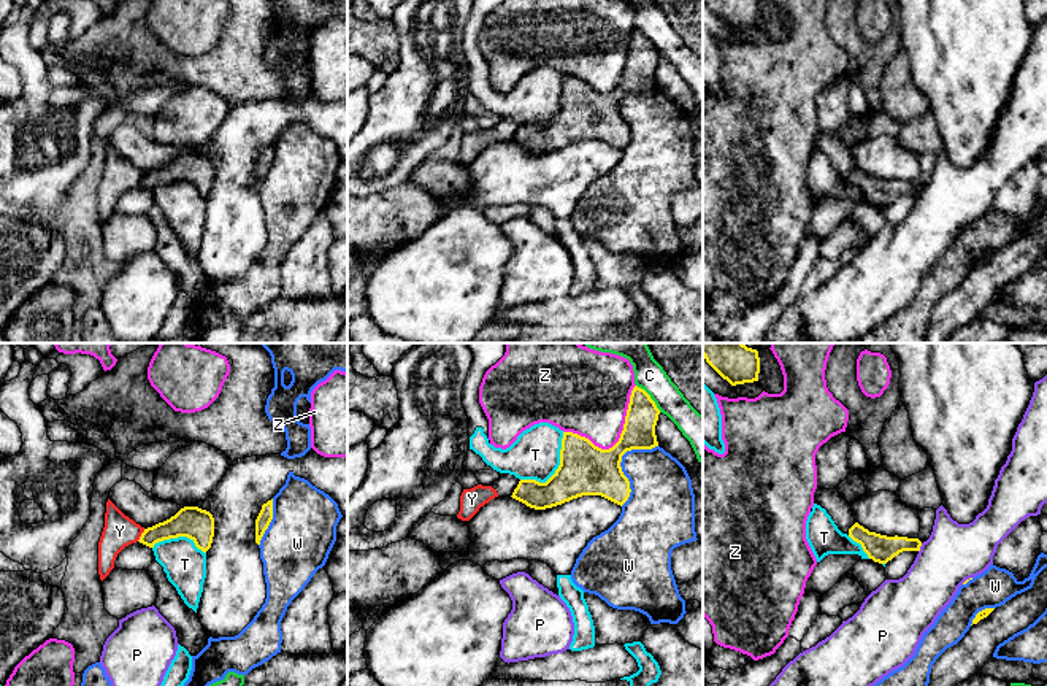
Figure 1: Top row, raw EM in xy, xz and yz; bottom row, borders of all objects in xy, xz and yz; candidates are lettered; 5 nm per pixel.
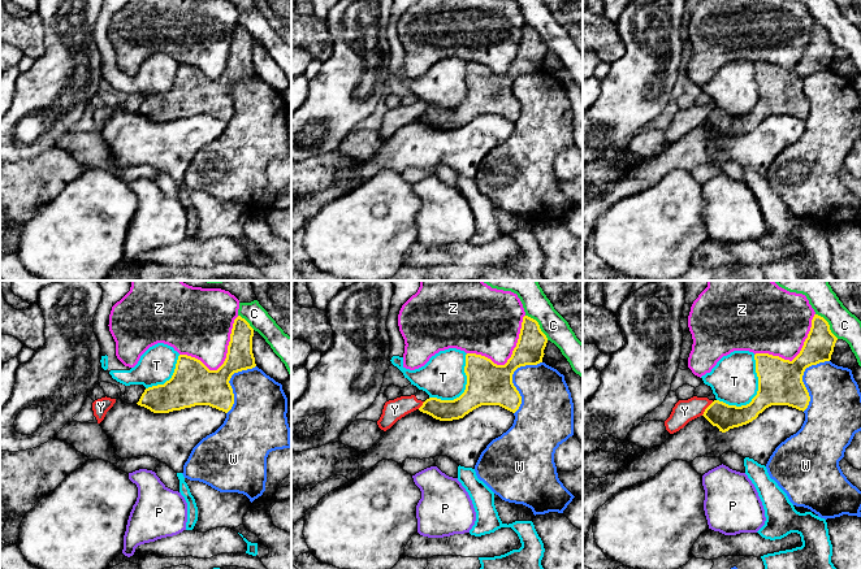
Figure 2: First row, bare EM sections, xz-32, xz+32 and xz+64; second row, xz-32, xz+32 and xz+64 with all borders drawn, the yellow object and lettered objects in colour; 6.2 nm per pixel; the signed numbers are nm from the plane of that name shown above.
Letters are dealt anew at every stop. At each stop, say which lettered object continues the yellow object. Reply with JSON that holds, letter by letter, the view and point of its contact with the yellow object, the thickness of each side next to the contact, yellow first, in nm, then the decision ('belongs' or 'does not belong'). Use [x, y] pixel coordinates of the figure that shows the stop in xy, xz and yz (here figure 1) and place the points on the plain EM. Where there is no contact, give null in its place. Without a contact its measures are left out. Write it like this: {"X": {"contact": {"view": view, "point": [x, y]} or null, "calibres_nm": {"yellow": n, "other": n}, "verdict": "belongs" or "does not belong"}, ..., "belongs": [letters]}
{"C": {"contact": {"view": "xz", "point": [649, 42]}, "calibres_nm": {"yellow": 160, "other": 160}, "verdict": "does not belong"}, "P": {"contact": {"view": "yz", "point": [919, 192]}, "calibres_nm": {"yellow": 140, "other": 300}, "verdict": "does not belong"}, "T": {"contact": {"view": "xz", "point": [557, 113]}, "calibres_nm": {"yellow": 260, "other": 240}, "verdict": "does not belong"}, "W": {"contact": {"view": "xz", "point": [619, 108]}, "calibres_nm": {"yellow": 260, "other": 300}, "verdict": "does not belong"}, "Y": {"contact": {"view": "xy", "point": [141, 180]}, "calibres_nm": {"yellow": 150, "other": 170}, "verdict": "does not belong"}, "Z": {"contact": {"view": "xz", "point": [619, 84]}, "calibres_nm": {"yellow": 260, "other": 360}, "verdict": "does not belong"}, "belongs": []}

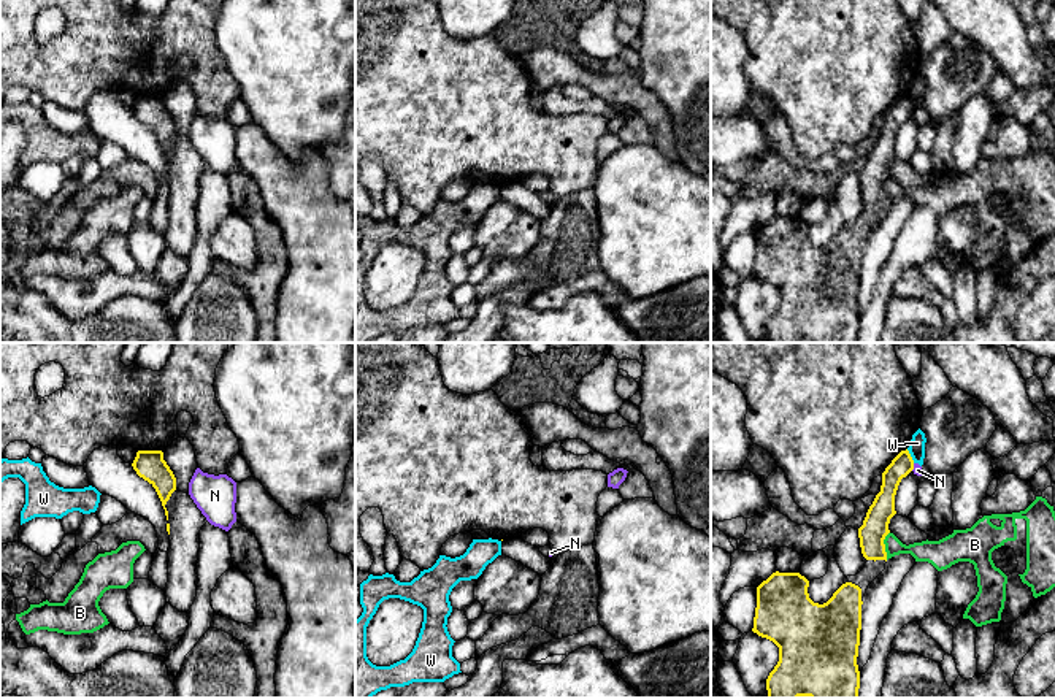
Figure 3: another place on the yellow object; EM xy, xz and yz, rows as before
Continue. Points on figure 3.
{"B": {"contact": {"view": "yz", "point": [884, 191]}, "calibres_nm": {"yellow": 140, "other": 110}, "verdict": "does not belong"}, "N": {"contact": {"view": "yz", "point": [913, 111]}, "calibres_nm": {"yellow": 110, "other": 50}, "verdict": "does not belong"}, "W": {"contact": {"view": "yz", "point": [909, 100]}, "calibres_nm": {"yellow": 110, "other": 80}, "verdict": "does not belong"}, "belongs": []}

